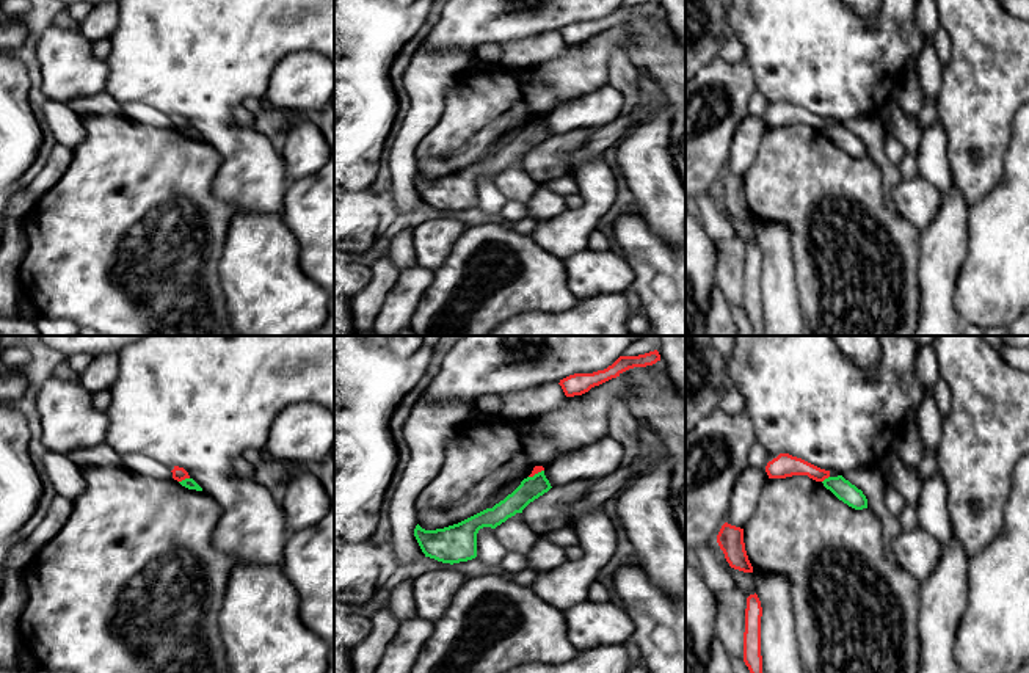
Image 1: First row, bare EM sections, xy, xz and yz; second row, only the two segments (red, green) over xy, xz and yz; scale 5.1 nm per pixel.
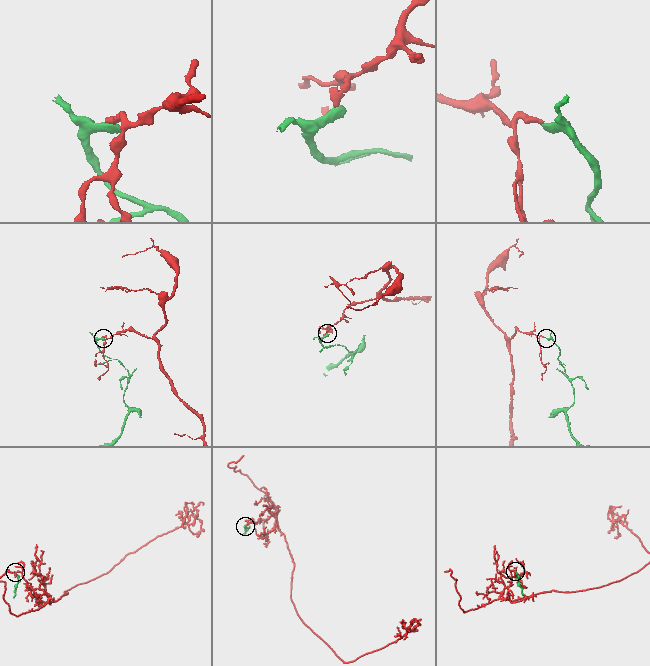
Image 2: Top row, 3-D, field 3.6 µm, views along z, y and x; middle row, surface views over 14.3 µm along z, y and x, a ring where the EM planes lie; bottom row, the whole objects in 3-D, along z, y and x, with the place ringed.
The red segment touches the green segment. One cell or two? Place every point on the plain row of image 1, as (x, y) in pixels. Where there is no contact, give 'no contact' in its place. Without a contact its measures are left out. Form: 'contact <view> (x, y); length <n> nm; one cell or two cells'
contact xy (184, 127); length 60 nm; two cells

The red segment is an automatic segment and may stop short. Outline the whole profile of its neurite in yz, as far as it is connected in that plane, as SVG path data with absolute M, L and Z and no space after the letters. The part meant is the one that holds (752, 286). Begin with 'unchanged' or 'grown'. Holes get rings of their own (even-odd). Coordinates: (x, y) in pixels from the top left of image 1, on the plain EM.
unchanged | M758 243L747 246L744 311L751 322L754 336L764 336L762 304L761 304L761 265L762 256Z

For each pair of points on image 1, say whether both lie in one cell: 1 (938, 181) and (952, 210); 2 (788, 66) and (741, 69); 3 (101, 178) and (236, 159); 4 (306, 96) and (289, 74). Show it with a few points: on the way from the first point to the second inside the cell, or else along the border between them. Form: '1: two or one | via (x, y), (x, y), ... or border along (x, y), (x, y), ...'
1: two | border along (952, 185), (941, 193)
2: two | border along (744, 58), (750, 66), (756, 88)
3: two | border along (203, 138), (221, 159), (212, 184), (215, 196)
4: one | via (306, 91), (294, 79)

